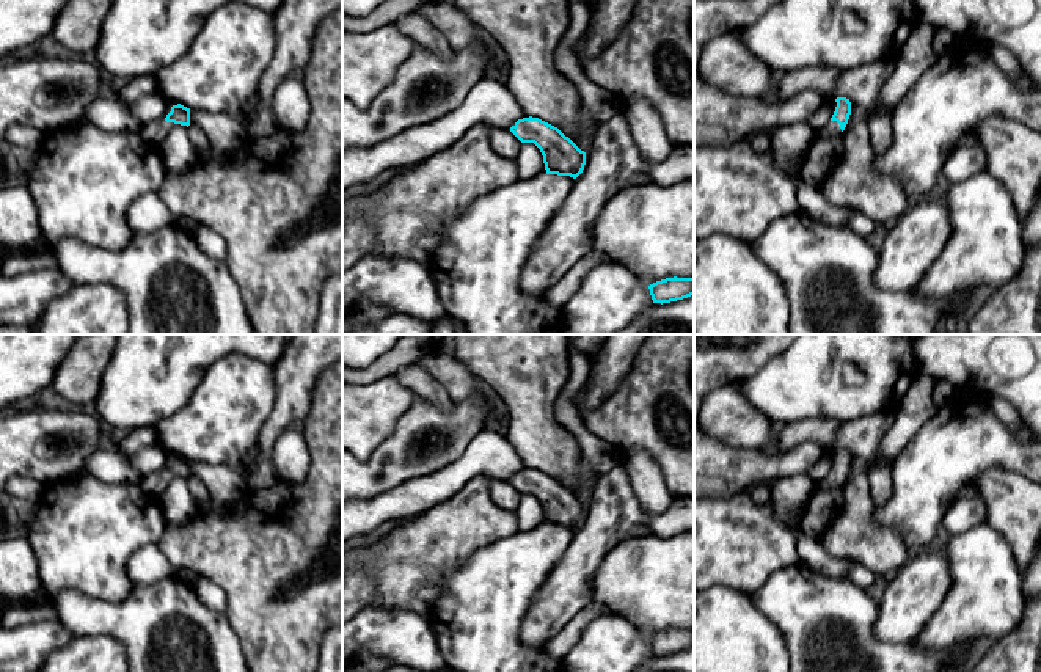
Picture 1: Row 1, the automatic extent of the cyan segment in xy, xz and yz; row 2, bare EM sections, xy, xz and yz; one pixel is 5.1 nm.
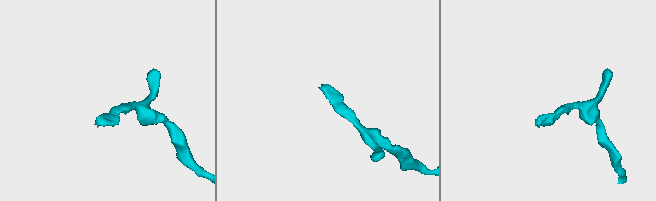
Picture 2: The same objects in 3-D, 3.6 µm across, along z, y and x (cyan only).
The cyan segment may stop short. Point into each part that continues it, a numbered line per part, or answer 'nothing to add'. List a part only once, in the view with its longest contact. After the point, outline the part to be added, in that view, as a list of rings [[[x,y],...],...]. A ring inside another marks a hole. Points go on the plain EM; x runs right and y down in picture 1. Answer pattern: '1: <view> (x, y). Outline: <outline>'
1: yz (832, 479). Outline: [[[829,473],[823,480],[815,482],[815,491],[832,490],[842,485],[840,476],[837,473]]]

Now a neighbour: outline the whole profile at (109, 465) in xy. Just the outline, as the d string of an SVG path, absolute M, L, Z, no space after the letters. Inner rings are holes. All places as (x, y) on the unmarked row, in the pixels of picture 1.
M157 443L124 455L115 447L100 447L88 460L83 474L105 484L137 484L144 476L165 471L171 455Z

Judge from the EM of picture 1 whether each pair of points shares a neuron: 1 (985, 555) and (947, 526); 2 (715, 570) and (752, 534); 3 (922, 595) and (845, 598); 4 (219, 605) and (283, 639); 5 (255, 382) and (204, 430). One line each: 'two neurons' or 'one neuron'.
1: two neurons
2: one neuron
3: two neurons
4: two neurons
5: one neuron

